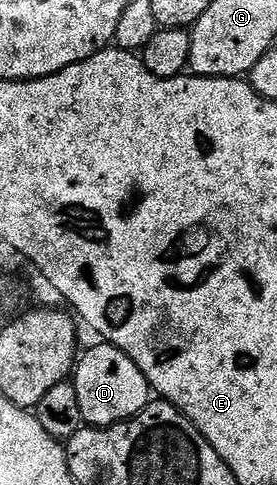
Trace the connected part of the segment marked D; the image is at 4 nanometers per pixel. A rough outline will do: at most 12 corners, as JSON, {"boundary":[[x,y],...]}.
{"boundary":[[104,342],[71,373],[82,421],[102,430],[151,400],[143,370]]}

